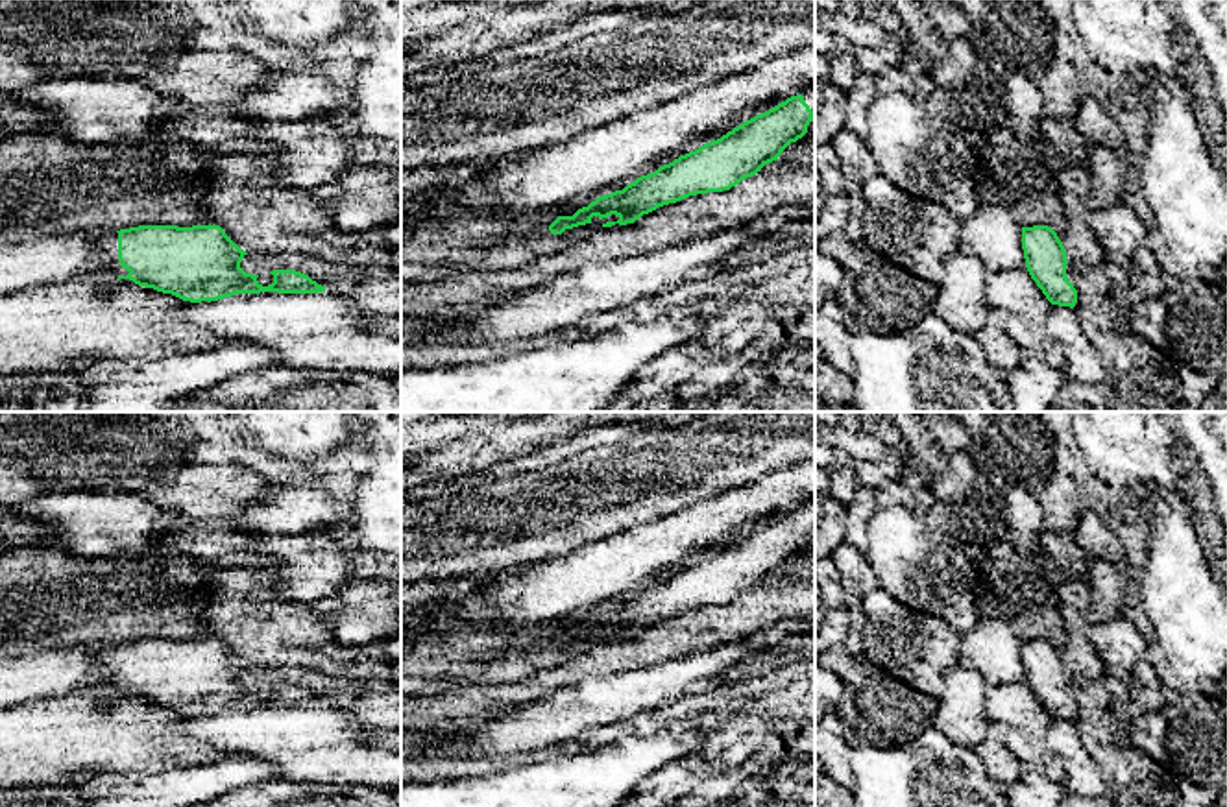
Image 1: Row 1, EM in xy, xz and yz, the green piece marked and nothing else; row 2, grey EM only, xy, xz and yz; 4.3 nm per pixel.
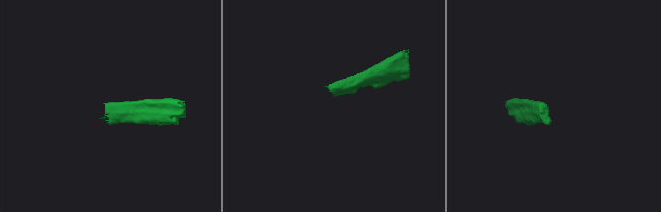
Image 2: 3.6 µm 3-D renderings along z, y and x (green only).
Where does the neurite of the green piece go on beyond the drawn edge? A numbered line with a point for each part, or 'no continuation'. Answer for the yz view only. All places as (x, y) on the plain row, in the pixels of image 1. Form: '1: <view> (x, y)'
no continuation

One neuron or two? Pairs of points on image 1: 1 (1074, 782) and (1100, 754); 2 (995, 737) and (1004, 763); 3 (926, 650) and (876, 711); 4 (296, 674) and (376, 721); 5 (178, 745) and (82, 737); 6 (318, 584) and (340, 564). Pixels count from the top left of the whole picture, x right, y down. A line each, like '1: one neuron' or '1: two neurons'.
1: two neurons
2: one neuron
3: two neurons
4: one neuron
5: one neuron
6: one neuron

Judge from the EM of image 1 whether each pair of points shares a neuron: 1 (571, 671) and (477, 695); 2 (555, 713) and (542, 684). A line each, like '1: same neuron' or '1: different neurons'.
1: same neuron
2: different neurons

